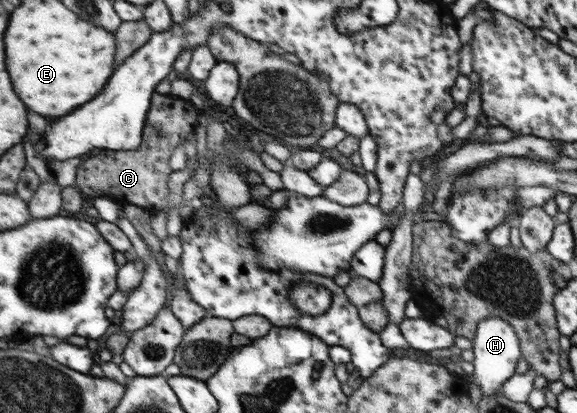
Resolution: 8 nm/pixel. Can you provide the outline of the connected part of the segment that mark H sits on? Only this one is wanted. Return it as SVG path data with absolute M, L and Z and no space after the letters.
M491 315L477 323L477 333L471 342L474 354L474 360L471 363L474 366L474 372L469 377L470 383L480 388L482 396L499 395L500 385L514 375L518 359L521 357L516 333L500 316Z

